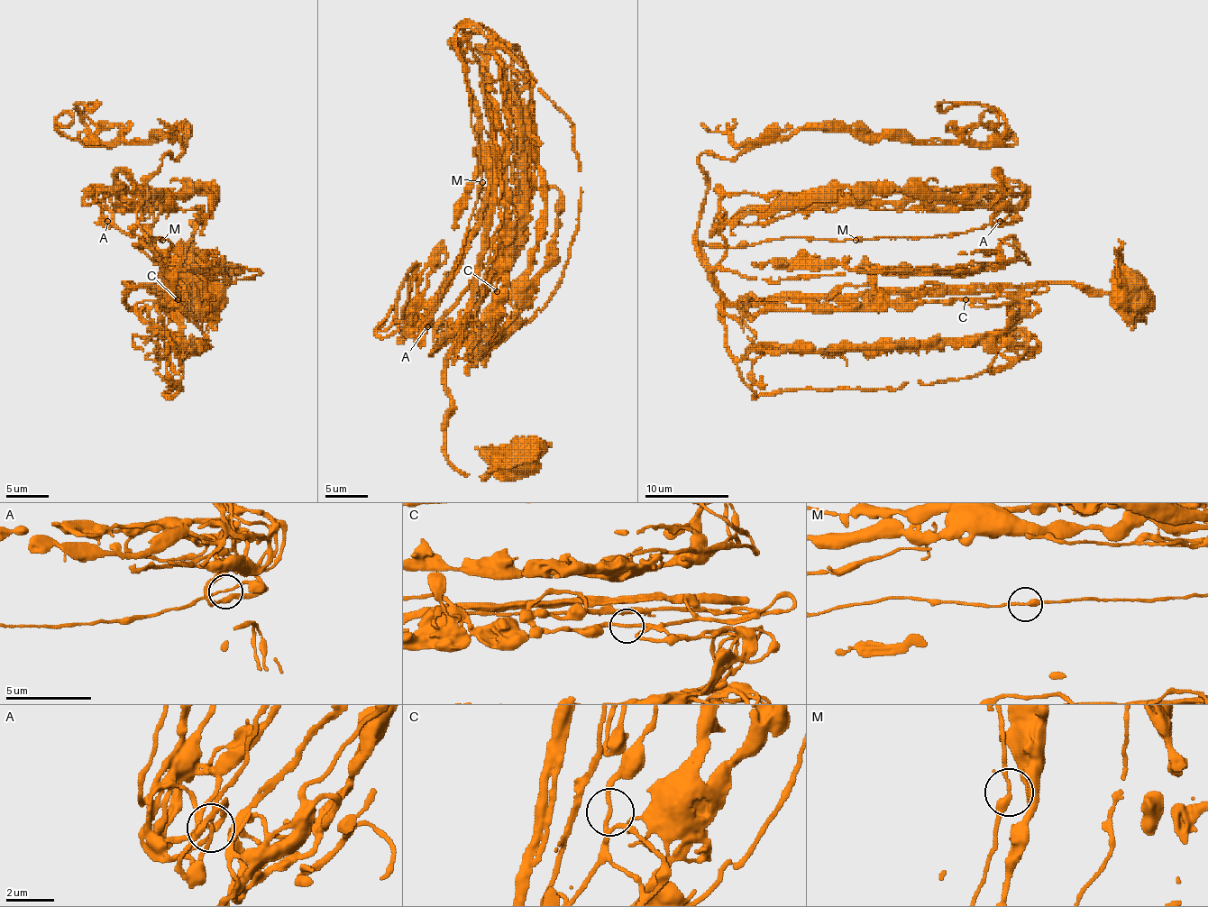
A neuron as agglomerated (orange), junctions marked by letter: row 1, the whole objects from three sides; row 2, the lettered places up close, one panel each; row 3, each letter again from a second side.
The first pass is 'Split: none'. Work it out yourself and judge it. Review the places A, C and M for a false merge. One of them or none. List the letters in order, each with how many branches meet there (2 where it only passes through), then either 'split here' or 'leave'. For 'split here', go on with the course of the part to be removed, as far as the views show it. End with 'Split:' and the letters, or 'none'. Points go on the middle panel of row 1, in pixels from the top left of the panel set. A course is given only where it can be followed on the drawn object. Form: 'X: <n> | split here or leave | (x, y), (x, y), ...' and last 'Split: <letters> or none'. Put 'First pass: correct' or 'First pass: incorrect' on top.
First pass: correct
A: 2 | leave
C: 2 | leave
M: 2 | leave
Split: none

